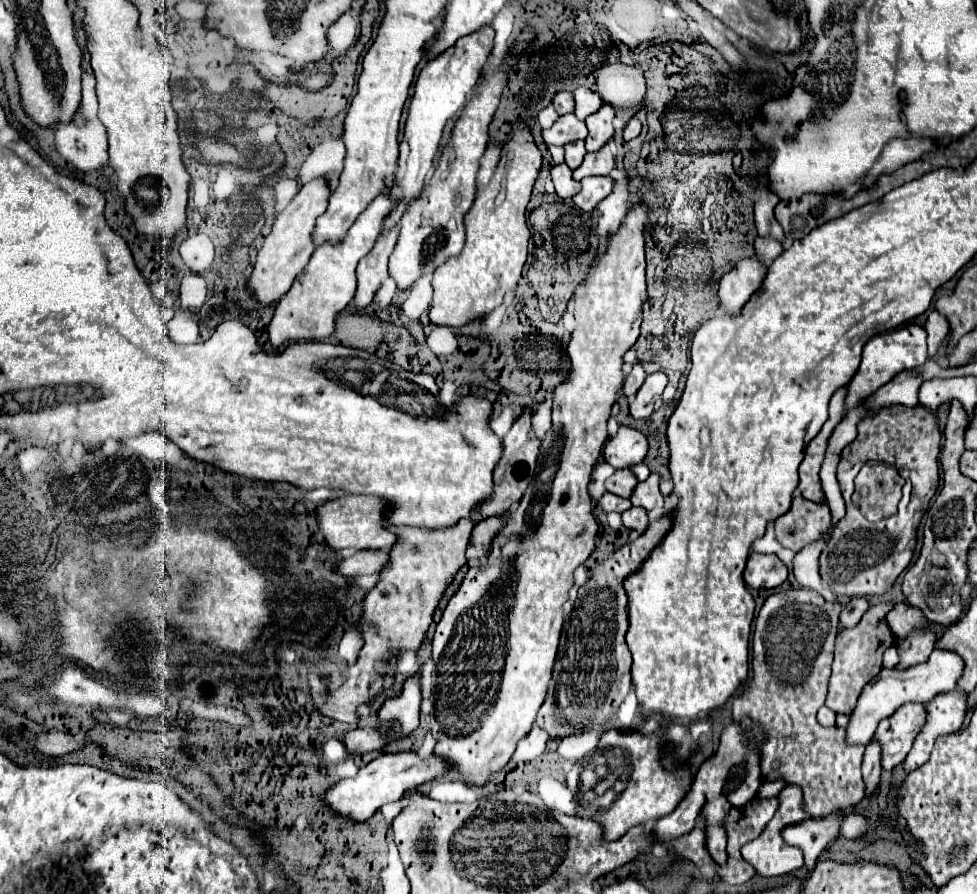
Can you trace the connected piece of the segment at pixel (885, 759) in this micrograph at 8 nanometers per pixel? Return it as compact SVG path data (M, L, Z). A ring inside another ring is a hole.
M904 704L892 714L892 718L886 718L878 724L878 730L872 740L880 742L882 770L892 770L894 766L904 762L916 734L922 728L922 722L924 722L924 706Z

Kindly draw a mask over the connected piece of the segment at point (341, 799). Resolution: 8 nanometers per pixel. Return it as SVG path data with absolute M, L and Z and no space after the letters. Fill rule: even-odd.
M398 752L398 754L382 754L378 758L374 758L370 764L366 764L364 768L360 768L360 772L354 778L344 778L338 784L334 784L324 800L326 804L336 810L340 816L350 818L354 822L364 822L368 818L372 818L372 814L382 808L388 802L400 800L404 792L408 790L416 790L422 784L428 784L444 774L450 774L454 770L452 762L448 762L446 758L440 758L436 754L430 754L428 758L420 758L416 752Z

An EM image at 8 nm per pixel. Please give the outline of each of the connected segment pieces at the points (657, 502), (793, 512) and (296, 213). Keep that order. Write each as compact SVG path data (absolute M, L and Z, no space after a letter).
M650 474L648 480L640 482L630 498L632 506L640 506L644 510L654 510L656 506L664 506L664 496L660 494L660 488L658 488L658 474Z
M794 498L786 514L776 520L776 538L792 552L822 538L830 528L828 504L814 504L806 498Z
M318 176L318 178L310 180L310 182L306 182L300 188L300 192L292 198L292 202L276 216L276 222L272 226L272 232L270 232L270 236L266 236L266 242L260 248L258 256L256 256L256 264L254 264L250 282L248 282L250 292L264 306L274 306L286 294L286 290L290 290L294 278L308 264L312 252L316 250L314 240L312 240L314 224L316 224L316 218L320 214L324 214L324 210L328 208L330 194L332 192L328 188L326 178L324 176Z

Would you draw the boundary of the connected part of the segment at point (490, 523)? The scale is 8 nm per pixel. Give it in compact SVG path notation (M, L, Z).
M494 516L494 518L486 518L482 520L474 532L472 532L472 544L490 544L494 534L498 532L500 526L504 526L504 518L502 516Z

